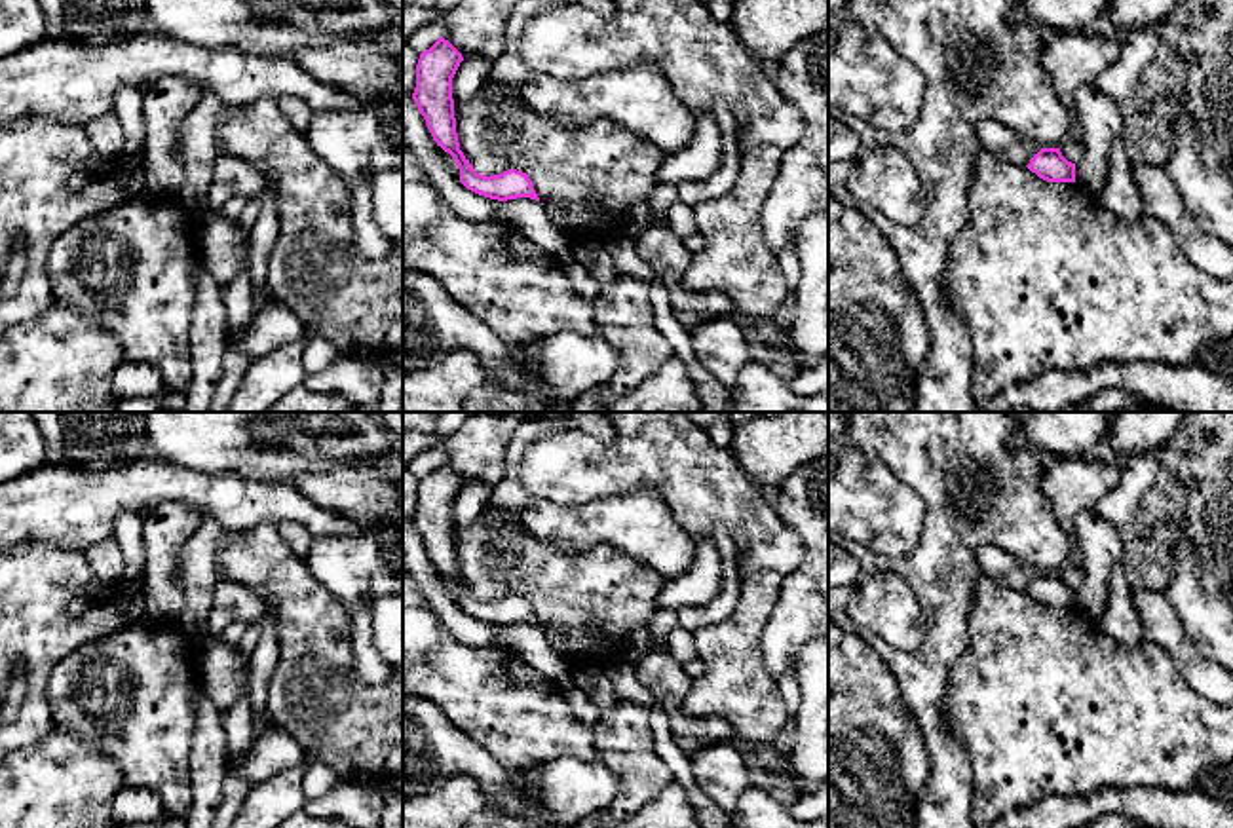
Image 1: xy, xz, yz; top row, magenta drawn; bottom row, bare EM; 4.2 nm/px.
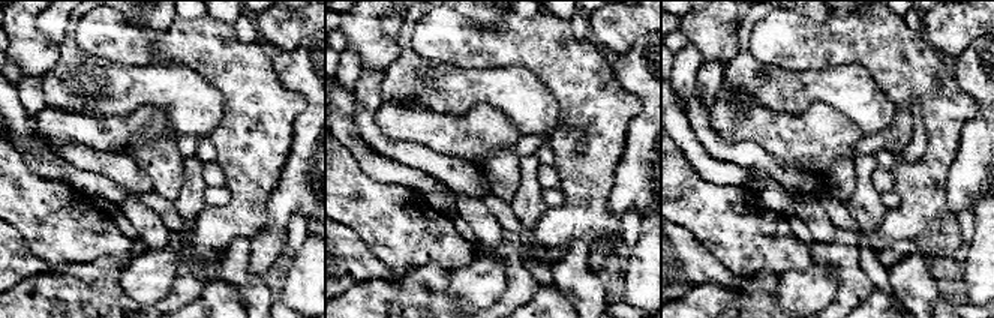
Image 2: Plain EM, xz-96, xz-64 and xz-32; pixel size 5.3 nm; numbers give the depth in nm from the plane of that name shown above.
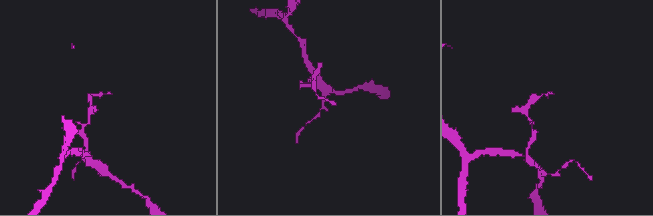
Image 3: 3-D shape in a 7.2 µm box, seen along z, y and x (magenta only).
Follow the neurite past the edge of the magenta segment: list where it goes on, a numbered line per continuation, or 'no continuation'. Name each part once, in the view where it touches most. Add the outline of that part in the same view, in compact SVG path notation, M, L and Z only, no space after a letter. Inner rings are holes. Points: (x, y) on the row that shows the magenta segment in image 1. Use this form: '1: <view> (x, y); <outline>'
no continuation

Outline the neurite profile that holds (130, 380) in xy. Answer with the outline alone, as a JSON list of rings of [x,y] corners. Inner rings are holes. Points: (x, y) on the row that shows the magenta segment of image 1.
[[[122,361],[114,368],[110,384],[118,399],[154,397],[165,389],[158,368],[137,361]]]

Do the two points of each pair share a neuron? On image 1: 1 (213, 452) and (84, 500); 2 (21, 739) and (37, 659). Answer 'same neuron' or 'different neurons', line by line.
1: different neurons
2: same neuron

